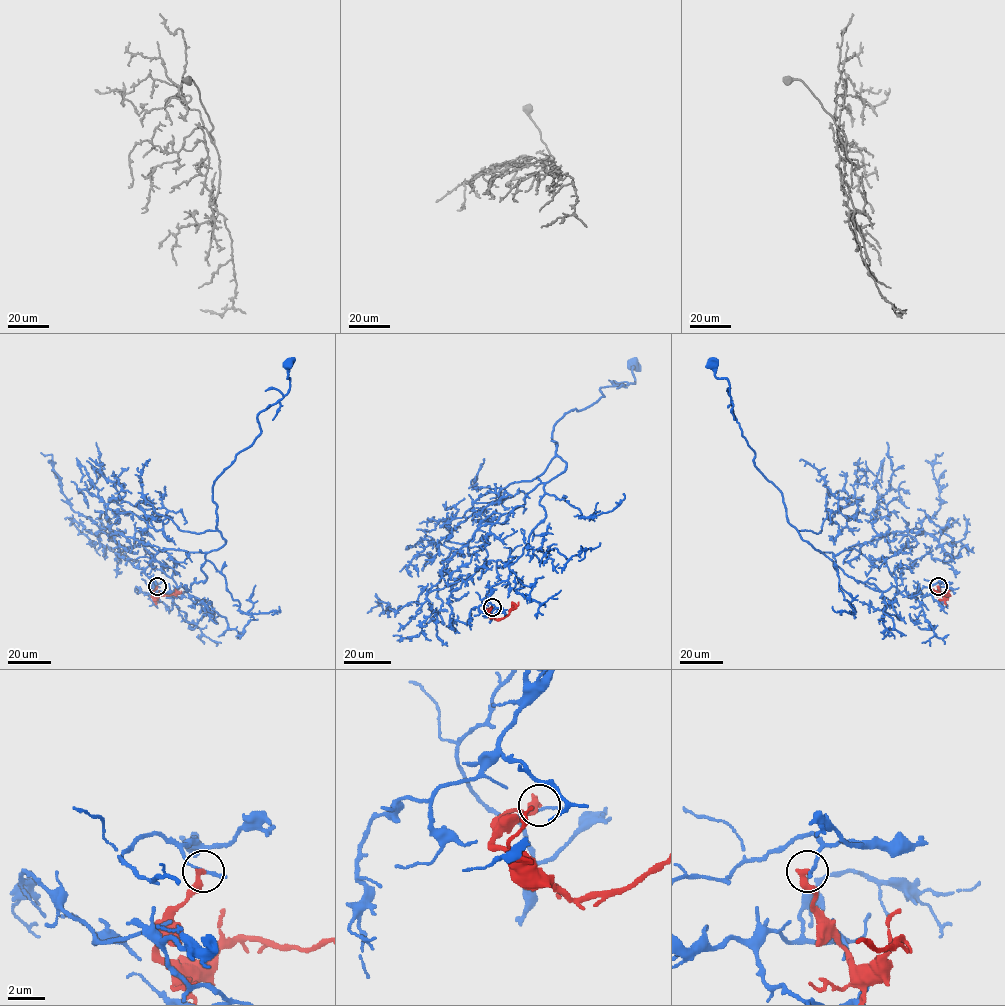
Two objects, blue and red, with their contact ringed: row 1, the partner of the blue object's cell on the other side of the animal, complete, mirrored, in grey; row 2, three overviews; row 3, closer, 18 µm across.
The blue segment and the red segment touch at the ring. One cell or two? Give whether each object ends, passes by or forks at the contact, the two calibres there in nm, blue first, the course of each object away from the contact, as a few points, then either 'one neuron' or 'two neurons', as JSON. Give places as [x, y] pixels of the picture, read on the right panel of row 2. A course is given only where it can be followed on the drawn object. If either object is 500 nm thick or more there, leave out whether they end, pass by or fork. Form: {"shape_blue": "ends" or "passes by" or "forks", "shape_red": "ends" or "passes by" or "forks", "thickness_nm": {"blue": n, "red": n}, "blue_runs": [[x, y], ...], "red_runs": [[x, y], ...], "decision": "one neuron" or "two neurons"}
{"shape_blue": "ends", "shape_red": "ends", "thickness_nm": {"blue": 200, "red": 380}, "blue_runs": [[938, 586], [881, 591], [804, 541], [782, 492], [754, 465], [729, 381], [711, 363]], "red_runs": [[938, 586], [943, 596], [949, 595], [933, 591]], "decision": "two neurons"}

